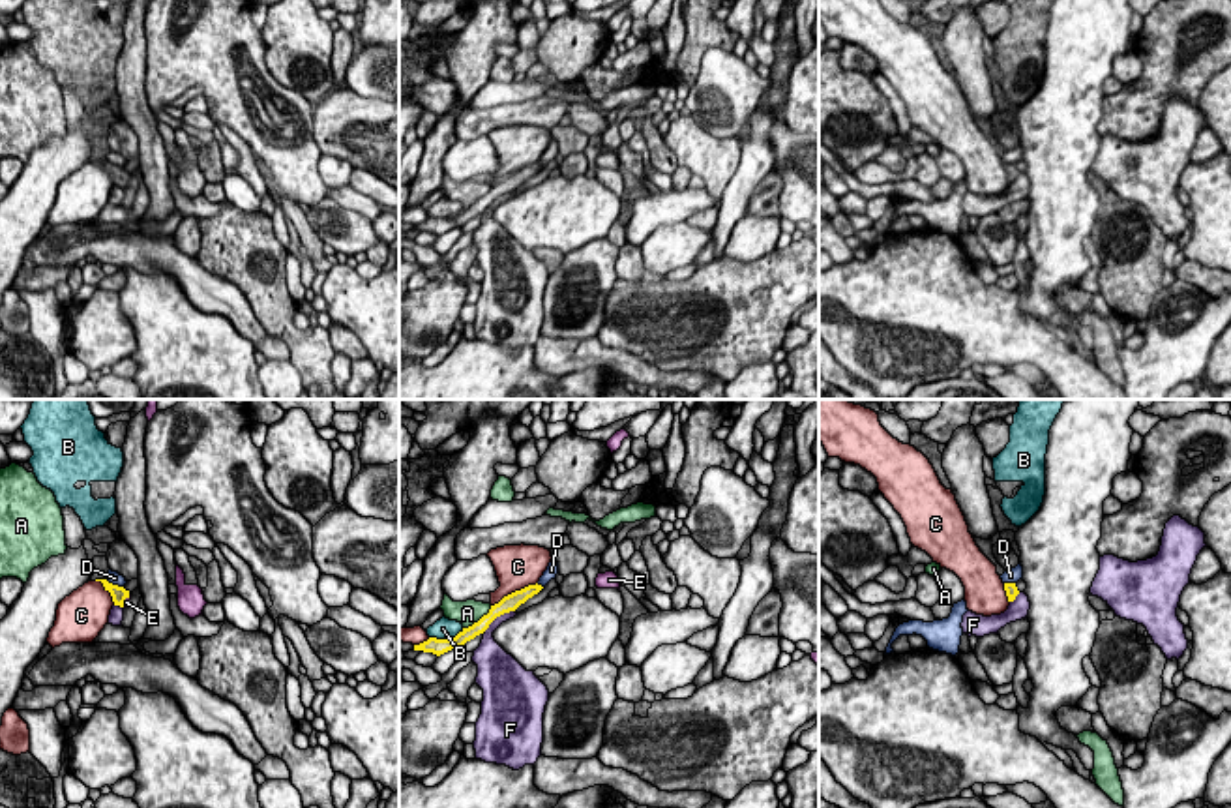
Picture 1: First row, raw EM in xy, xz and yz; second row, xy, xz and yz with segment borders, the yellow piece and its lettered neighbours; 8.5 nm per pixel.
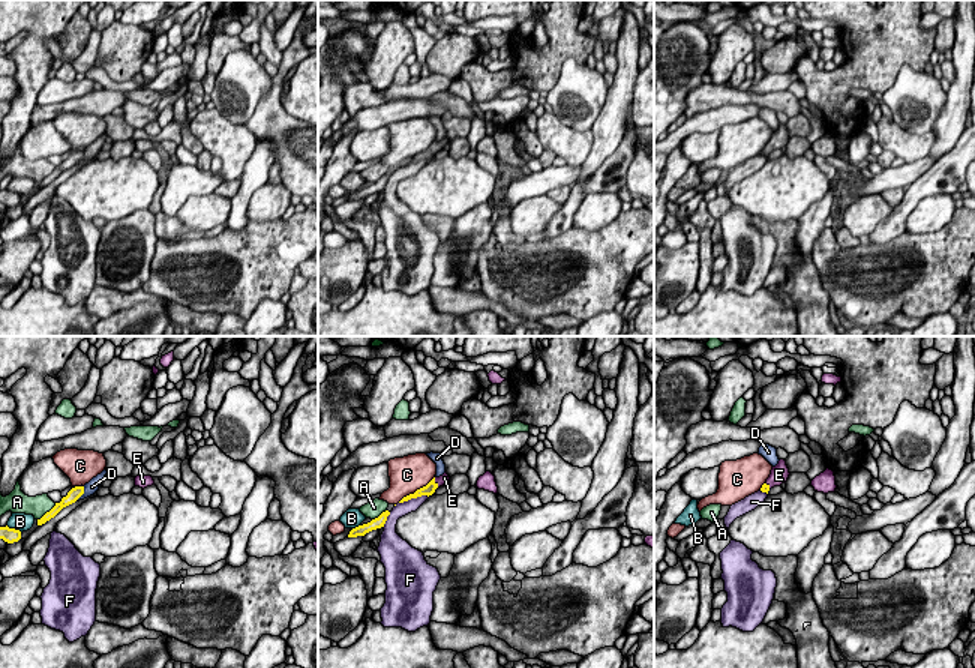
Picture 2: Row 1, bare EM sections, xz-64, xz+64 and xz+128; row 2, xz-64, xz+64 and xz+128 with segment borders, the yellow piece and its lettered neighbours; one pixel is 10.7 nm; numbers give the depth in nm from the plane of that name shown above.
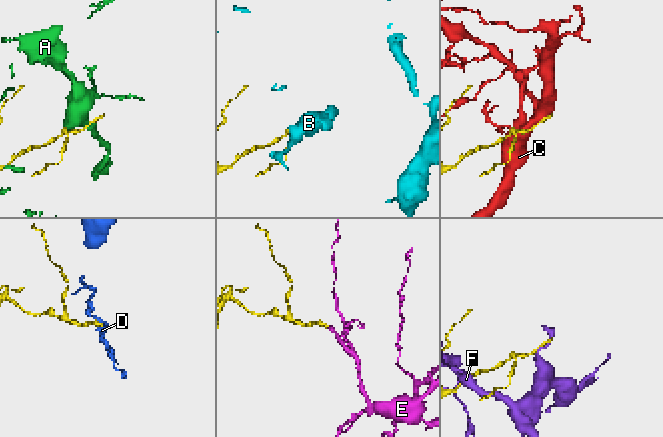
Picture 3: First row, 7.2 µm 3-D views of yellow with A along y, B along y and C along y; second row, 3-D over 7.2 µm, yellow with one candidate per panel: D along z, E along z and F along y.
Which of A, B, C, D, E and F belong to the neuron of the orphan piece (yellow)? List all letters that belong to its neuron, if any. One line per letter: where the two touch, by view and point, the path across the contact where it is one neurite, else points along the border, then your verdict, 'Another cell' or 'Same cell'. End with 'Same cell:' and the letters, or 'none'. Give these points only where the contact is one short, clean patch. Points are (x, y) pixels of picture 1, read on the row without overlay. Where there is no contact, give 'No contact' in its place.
A: Touches yellow at xz (480, 199). Another cell
B: Touches yellow at xz (446, 220). Another cell
C: Touches yellow at xz (516, 171). Another cell
D: Touches yellow at xy (115, 165). Boundary: xy (105, 158), (122, 167). Another cell
E: Touches yellow at xy (124, 180). Path across: xy (118, 175), (124, 180), (126, 182). Same cell
F: Touches yellow at xz (499, 195). Another cell
Same cell: E

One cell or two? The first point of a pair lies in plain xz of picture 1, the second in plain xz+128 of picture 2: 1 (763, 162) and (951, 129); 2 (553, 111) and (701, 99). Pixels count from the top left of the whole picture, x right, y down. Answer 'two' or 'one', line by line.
1: one
2: two

